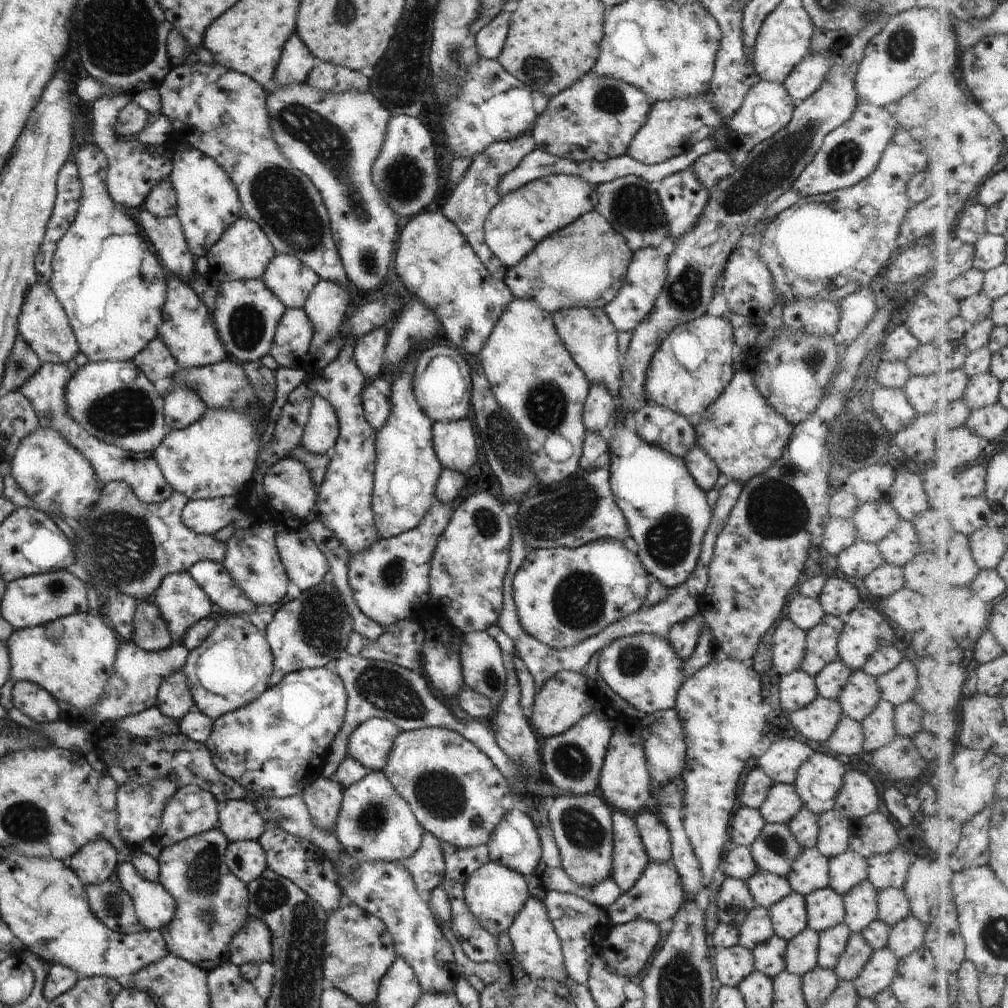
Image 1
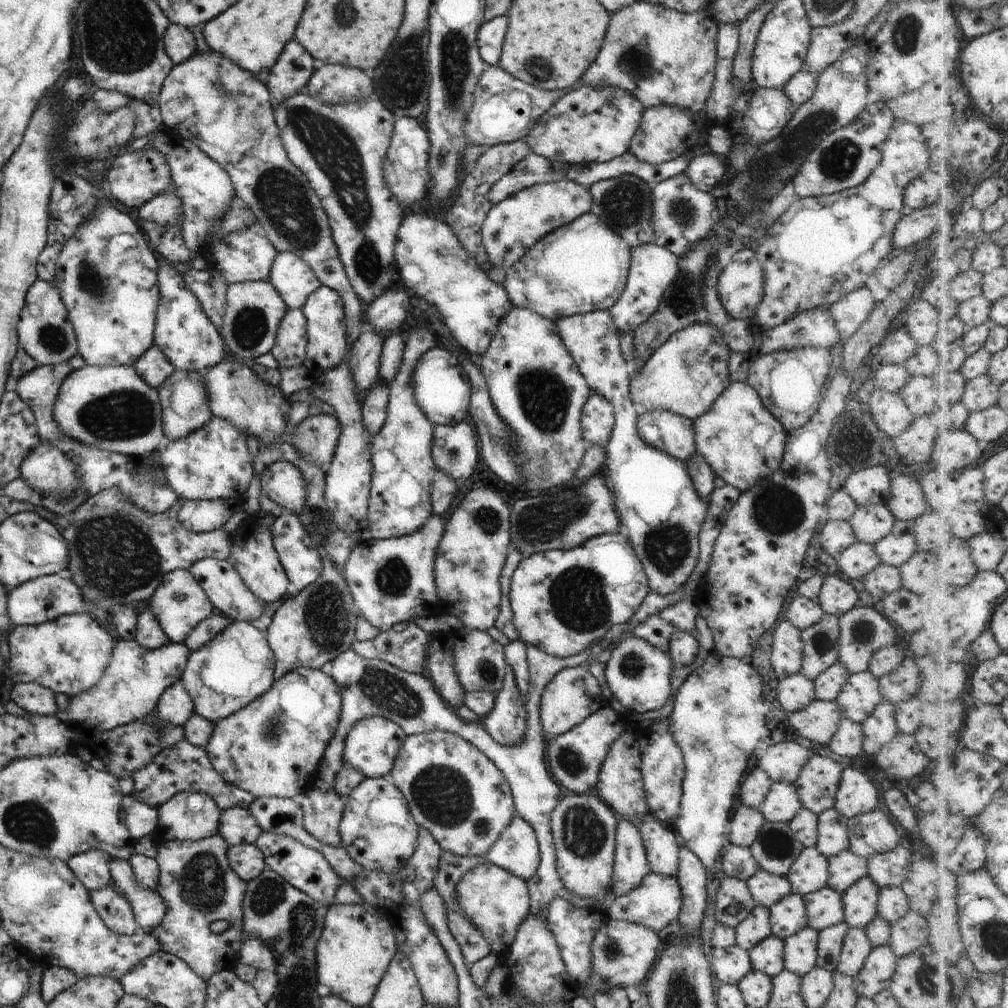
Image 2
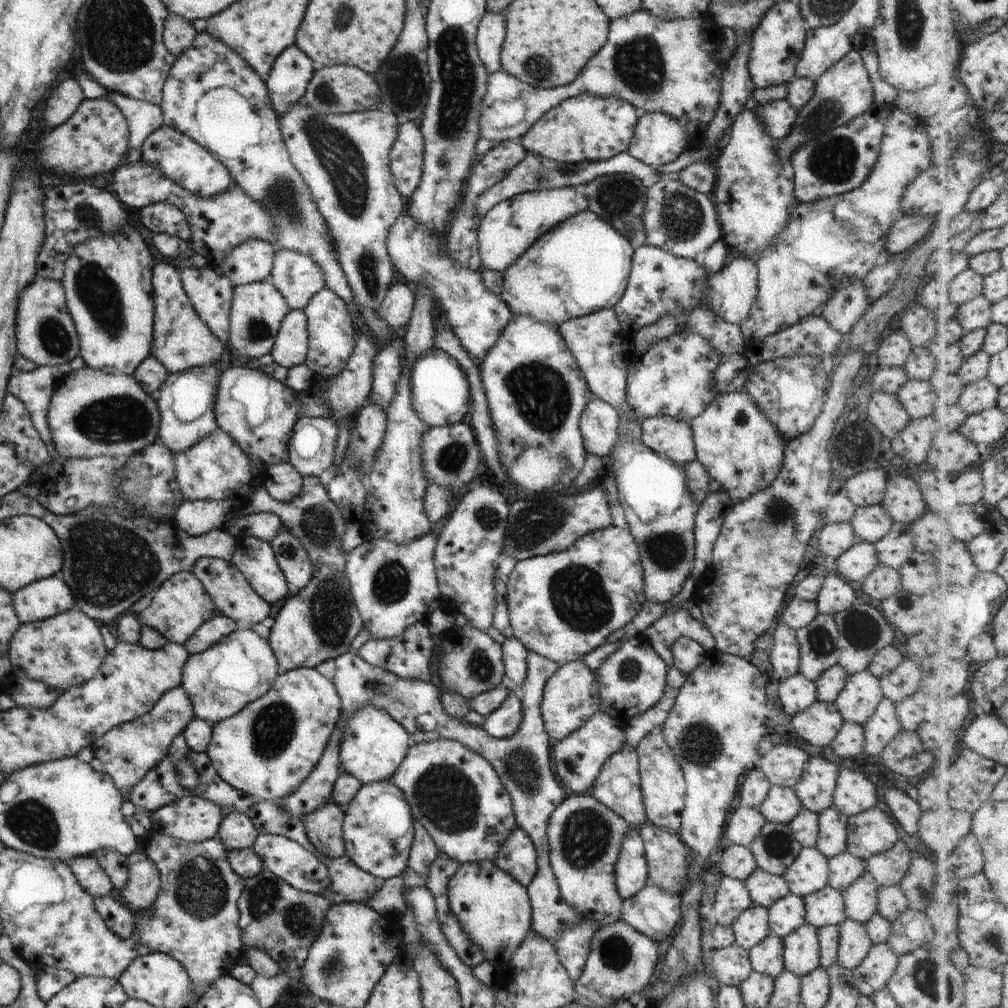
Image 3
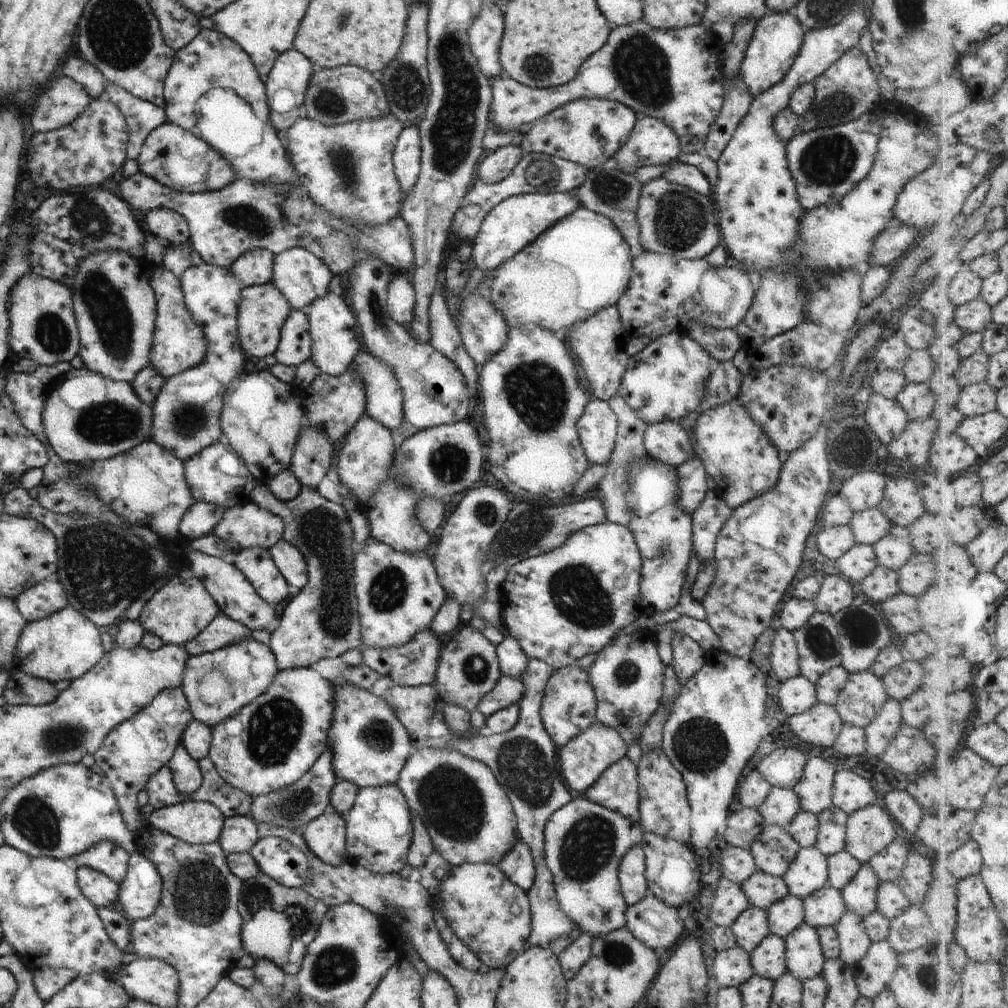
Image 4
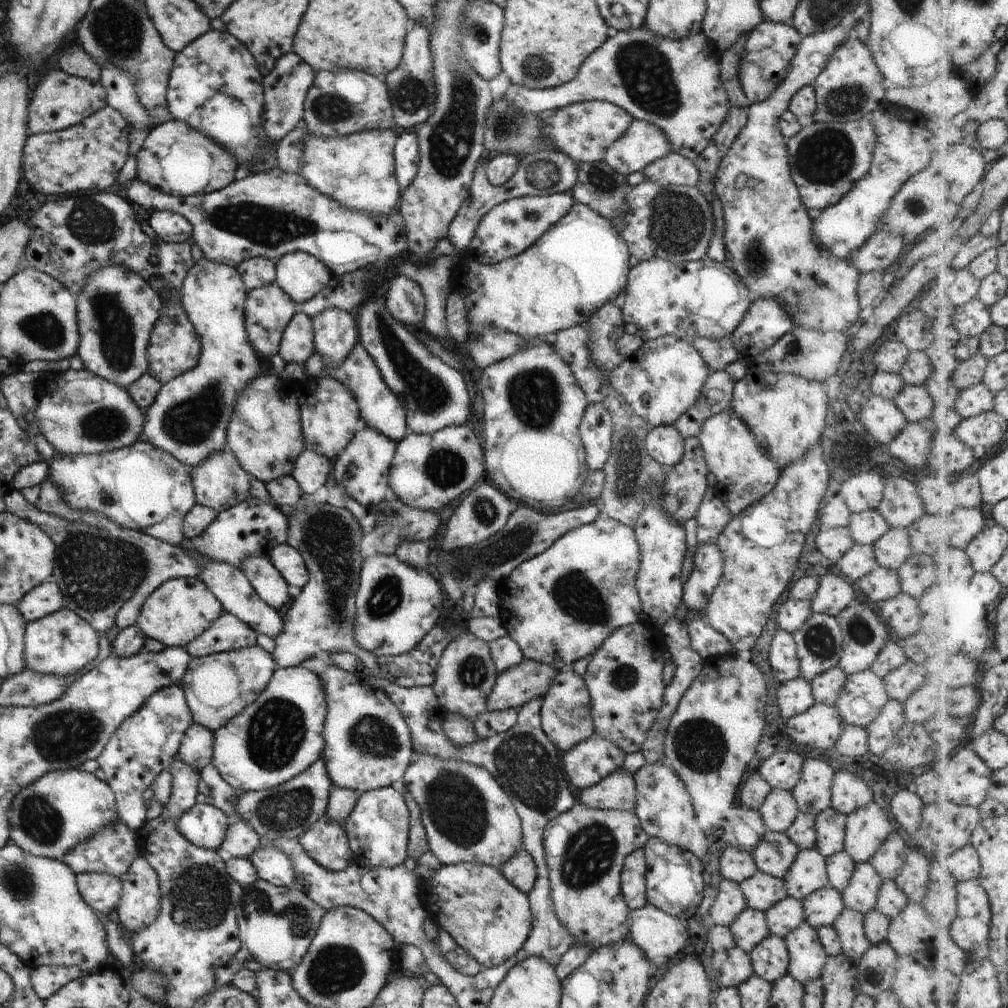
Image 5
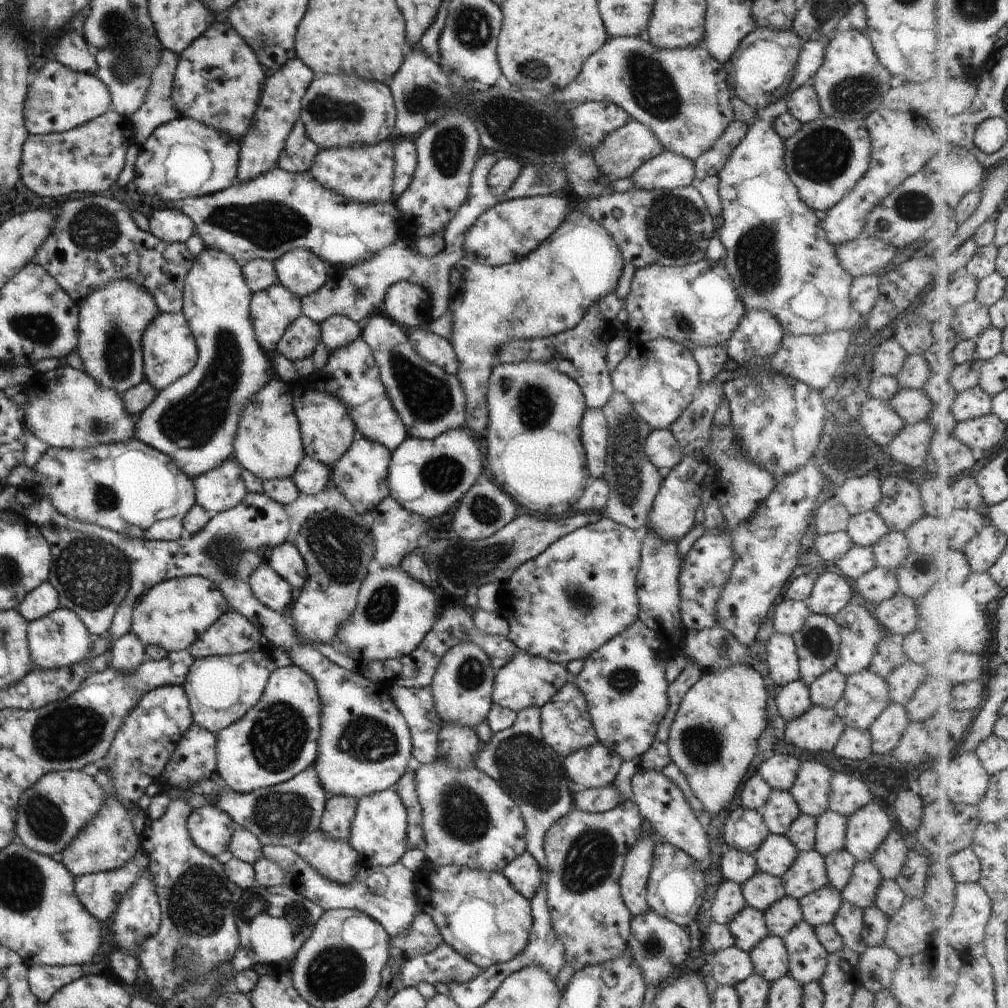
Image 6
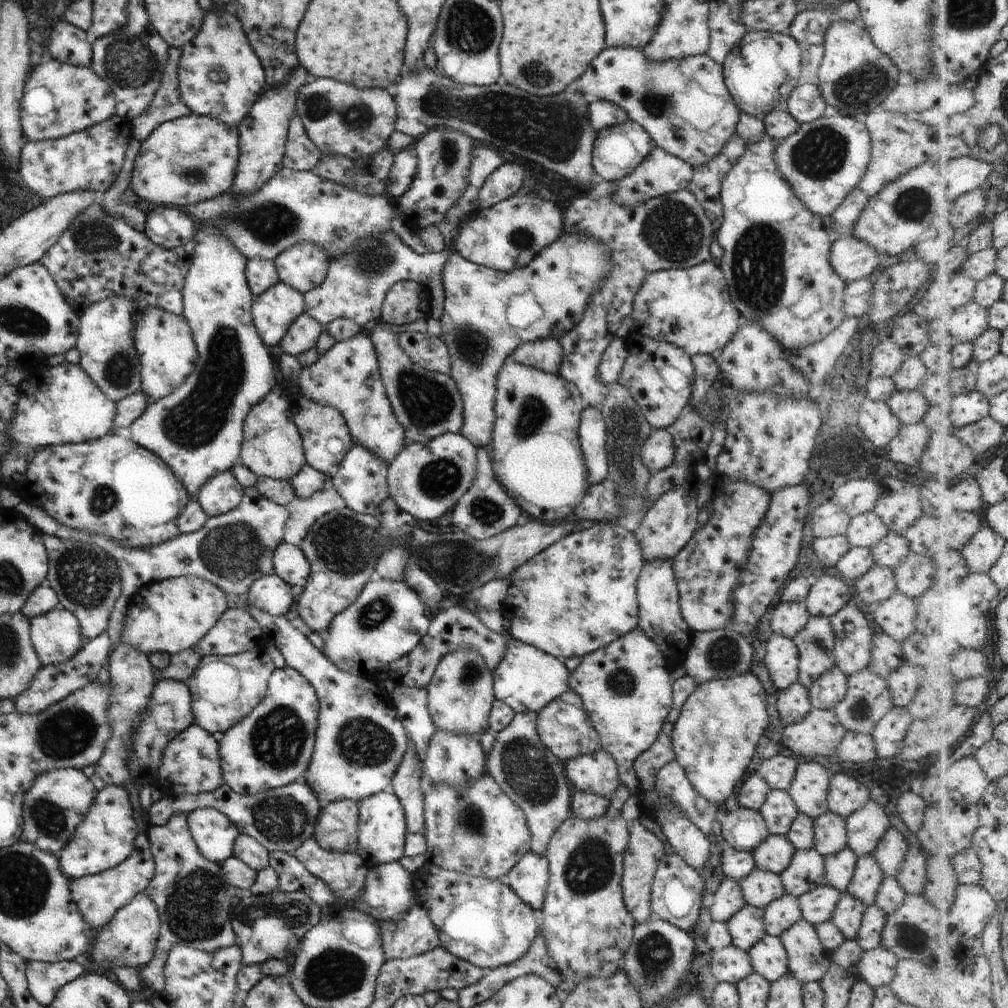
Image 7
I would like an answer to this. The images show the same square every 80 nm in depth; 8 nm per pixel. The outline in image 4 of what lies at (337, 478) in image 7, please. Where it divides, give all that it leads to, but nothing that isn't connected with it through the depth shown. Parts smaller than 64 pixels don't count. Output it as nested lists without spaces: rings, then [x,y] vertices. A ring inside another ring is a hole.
[[[365,412],[337,449],[334,467],[338,472],[340,483],[344,483],[361,504],[387,480],[387,471],[393,464],[393,457],[398,448],[394,434]]]

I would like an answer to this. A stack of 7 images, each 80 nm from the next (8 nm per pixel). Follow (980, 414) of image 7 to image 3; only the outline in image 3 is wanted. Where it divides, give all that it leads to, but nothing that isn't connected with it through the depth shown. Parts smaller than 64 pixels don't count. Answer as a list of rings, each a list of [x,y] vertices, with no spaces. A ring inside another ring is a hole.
[[[988,378],[966,385],[959,404],[969,415],[975,415],[998,407],[999,396],[1000,388]]]

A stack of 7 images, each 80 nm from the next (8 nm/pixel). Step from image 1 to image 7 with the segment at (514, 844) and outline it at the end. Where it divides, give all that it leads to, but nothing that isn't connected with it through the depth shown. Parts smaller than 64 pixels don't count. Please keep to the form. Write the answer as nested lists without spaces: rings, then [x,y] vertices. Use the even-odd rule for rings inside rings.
[[[528,851],[520,862],[499,880],[512,888],[539,915],[544,908],[549,885],[549,860],[545,854]]]

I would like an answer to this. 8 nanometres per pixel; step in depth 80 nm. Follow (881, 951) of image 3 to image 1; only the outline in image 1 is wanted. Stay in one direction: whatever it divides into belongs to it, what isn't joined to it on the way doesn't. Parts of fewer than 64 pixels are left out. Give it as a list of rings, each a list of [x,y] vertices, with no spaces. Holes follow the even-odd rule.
[[[890,948],[873,952],[862,973],[853,981],[861,998],[875,999],[880,992],[890,988],[898,970],[898,959]]]

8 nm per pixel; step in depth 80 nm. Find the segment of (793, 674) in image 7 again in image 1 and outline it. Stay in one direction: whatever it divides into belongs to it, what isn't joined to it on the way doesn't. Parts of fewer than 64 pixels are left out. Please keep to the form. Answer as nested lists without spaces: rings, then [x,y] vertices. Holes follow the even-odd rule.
[[[789,619],[776,625],[772,638],[772,666],[781,678],[800,669],[805,652],[806,631],[797,628]]]

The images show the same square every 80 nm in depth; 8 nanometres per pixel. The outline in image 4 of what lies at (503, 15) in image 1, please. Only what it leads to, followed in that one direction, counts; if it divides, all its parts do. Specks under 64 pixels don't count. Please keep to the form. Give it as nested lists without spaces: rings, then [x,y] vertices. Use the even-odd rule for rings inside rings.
[[[483,3],[468,29],[469,47],[480,70],[490,79],[503,73],[499,48],[505,29],[503,11],[496,3]]]

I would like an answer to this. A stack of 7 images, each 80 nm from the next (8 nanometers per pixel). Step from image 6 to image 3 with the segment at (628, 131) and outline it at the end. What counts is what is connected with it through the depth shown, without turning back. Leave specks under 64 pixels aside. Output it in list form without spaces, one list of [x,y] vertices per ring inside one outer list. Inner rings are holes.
[[[640,113],[636,123],[635,133],[628,145],[628,152],[645,165],[660,167],[668,162],[674,162],[685,147],[685,128],[675,118],[664,113]]]

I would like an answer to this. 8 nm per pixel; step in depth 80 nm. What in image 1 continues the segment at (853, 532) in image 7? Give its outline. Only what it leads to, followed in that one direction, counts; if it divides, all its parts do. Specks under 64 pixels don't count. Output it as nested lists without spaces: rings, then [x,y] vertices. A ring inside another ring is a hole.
[[[885,499],[859,504],[851,517],[860,541],[877,544],[898,526],[900,516]]]

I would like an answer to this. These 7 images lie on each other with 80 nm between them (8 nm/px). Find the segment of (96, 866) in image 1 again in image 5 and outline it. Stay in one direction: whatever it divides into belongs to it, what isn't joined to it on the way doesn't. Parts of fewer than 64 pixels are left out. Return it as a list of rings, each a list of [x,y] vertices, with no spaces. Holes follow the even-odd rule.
[[[80,873],[76,875],[82,900],[91,906],[98,916],[107,916],[116,910],[122,890],[122,880],[110,873]]]

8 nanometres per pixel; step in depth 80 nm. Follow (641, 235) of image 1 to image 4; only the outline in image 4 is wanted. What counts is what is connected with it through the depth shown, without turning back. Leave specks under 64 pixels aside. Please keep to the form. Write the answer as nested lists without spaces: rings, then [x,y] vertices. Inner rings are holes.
[[[592,168],[585,174],[584,182],[574,190],[582,206],[593,210],[608,218],[620,231],[620,234],[628,241],[630,253],[633,258],[642,254],[643,246],[640,246],[639,228],[637,227],[637,204],[640,196],[641,185],[635,175],[623,173],[620,169]]]

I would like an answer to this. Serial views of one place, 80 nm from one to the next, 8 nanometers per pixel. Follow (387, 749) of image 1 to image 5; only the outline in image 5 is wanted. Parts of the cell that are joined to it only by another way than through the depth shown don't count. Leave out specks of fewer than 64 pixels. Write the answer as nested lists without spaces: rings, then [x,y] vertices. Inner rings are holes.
[[[324,666],[318,674],[326,695],[324,721],[324,759],[326,776],[334,787],[351,791],[373,791],[401,786],[406,769],[416,752],[411,732],[398,707],[386,696],[365,684],[358,675],[340,667]]]

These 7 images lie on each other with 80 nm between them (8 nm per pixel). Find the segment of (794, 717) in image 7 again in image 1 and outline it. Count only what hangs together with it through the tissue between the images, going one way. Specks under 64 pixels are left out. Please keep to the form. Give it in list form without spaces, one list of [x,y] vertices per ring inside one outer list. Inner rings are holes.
[[[801,669],[784,675],[778,686],[780,688],[781,705],[783,710],[788,713],[805,708],[819,697],[815,678]]]

